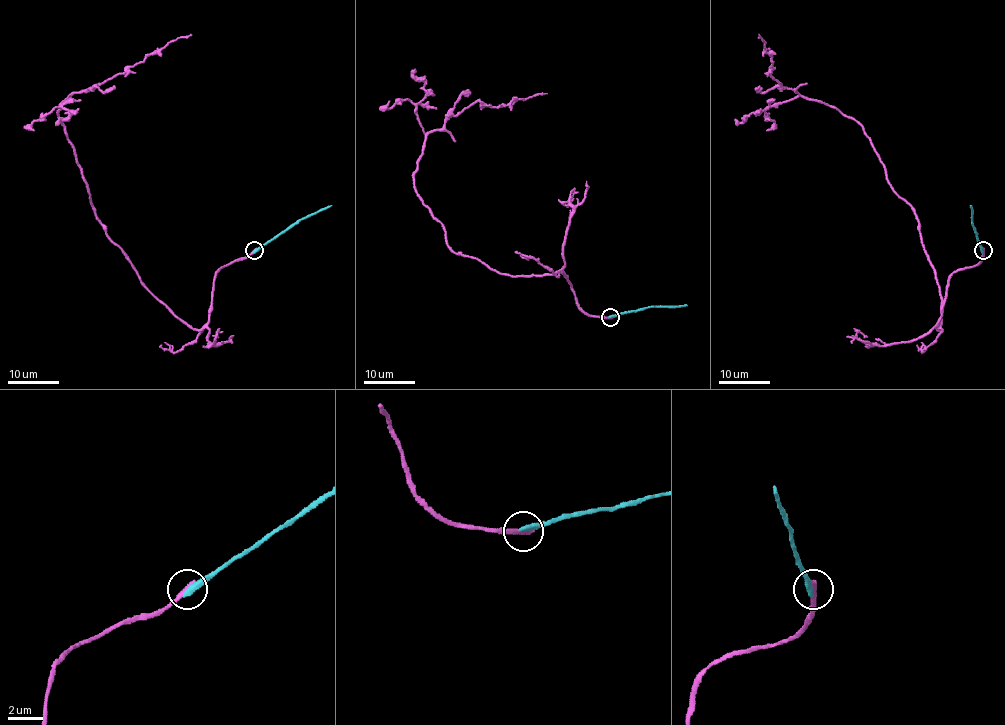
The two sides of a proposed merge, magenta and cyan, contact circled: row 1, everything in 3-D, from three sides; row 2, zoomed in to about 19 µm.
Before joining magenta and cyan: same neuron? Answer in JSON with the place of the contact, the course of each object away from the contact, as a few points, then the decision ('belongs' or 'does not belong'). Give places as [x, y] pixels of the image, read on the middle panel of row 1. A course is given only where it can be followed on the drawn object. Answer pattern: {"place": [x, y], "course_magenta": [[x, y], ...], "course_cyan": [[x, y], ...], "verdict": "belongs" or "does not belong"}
{"place": [610, 317], "course_magenta": [[609, 318], [585, 313], [565, 274], [501, 274], [454, 253], [415, 189], [425, 138], [450, 116], [547, 94]], "course_cyan": [[609, 316], [650, 306], [687, 305]], "verdict": "does not belong"}

